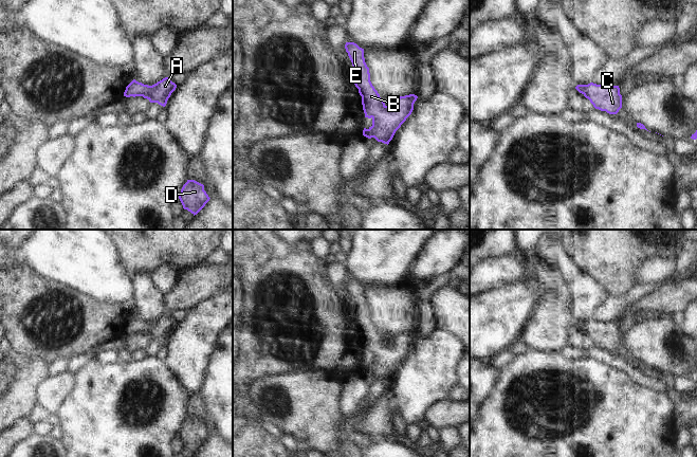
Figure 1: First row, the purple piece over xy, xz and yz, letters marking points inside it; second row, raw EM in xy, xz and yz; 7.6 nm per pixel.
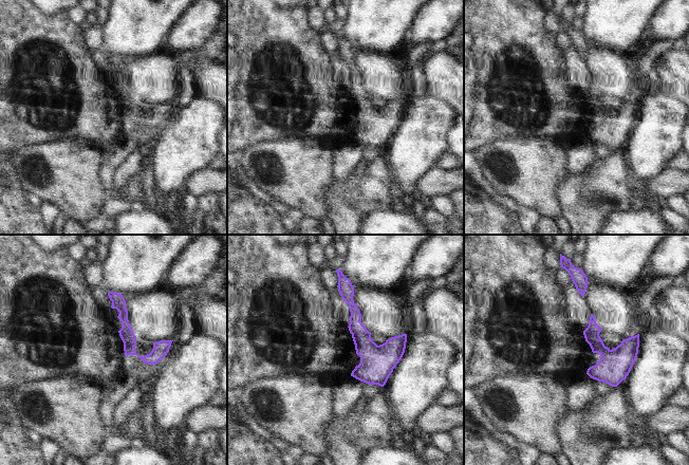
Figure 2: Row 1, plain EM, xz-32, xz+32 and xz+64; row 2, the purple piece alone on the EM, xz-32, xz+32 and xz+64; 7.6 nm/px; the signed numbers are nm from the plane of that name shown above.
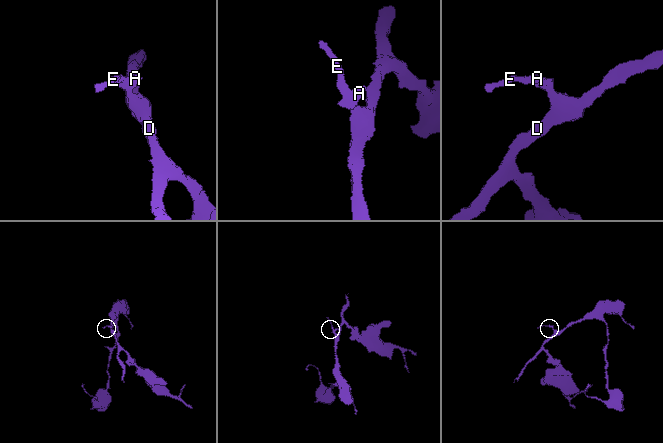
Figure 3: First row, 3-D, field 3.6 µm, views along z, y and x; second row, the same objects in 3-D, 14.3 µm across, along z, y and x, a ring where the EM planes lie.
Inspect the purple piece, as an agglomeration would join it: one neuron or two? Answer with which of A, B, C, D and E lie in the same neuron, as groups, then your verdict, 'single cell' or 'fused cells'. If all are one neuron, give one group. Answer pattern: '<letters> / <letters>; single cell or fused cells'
A B C D E; single cell

